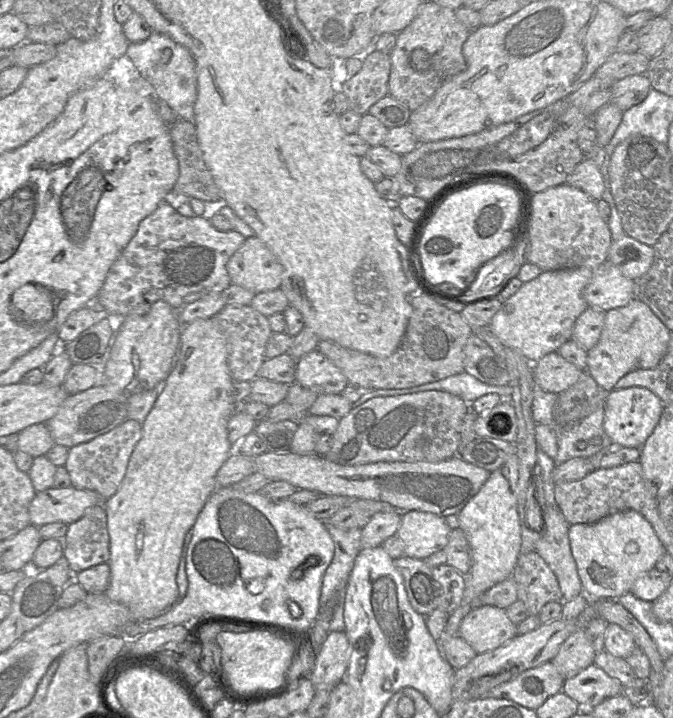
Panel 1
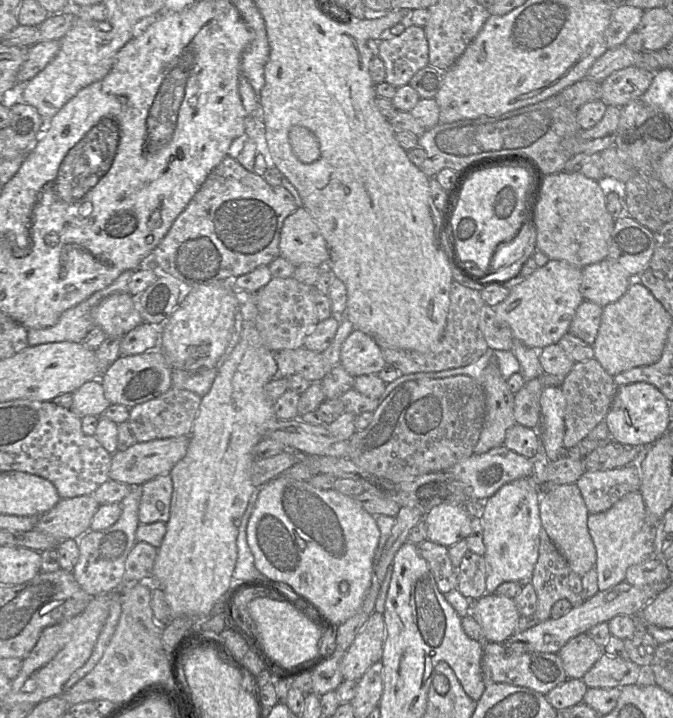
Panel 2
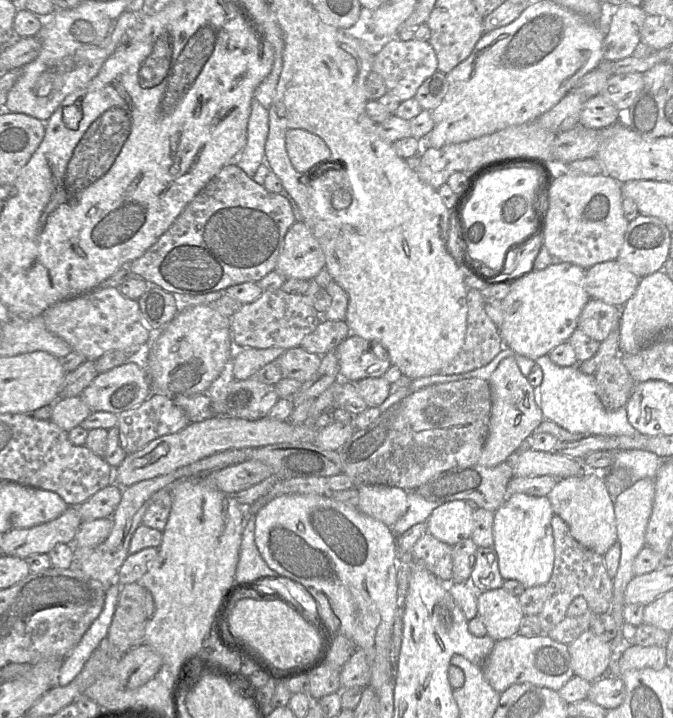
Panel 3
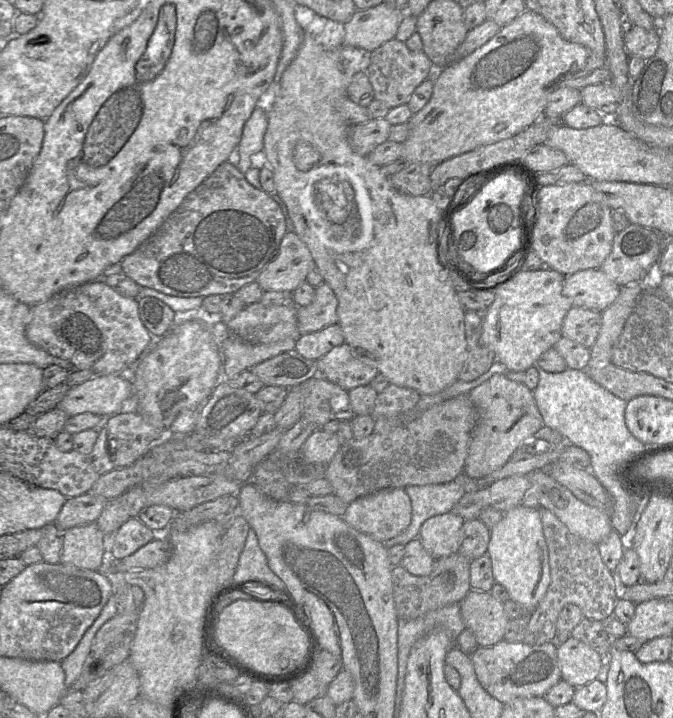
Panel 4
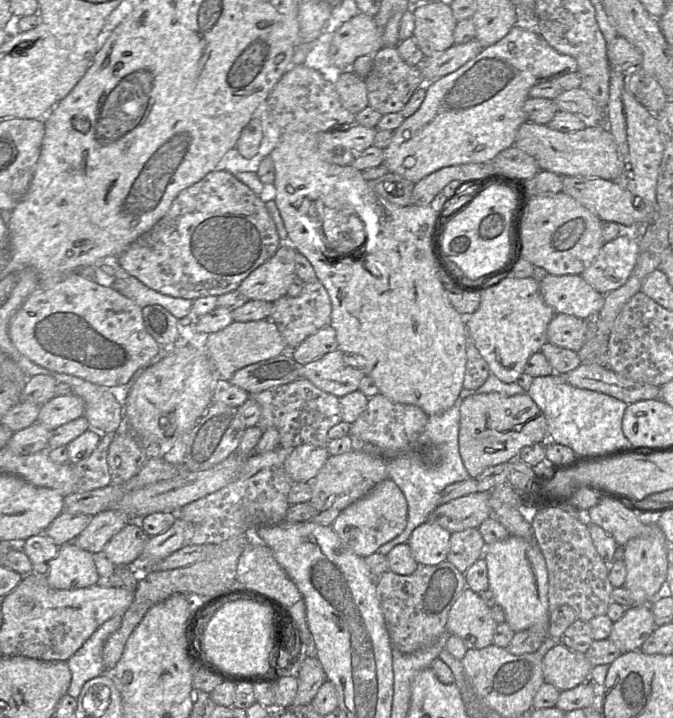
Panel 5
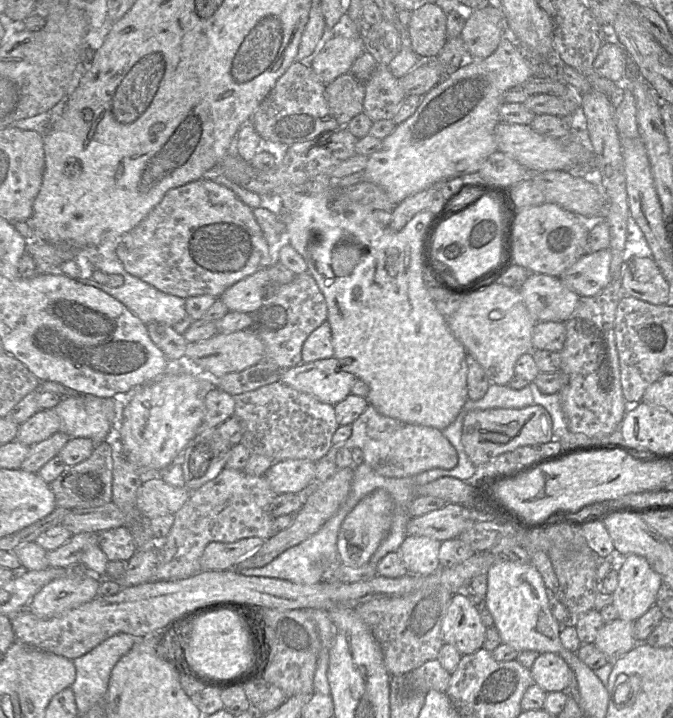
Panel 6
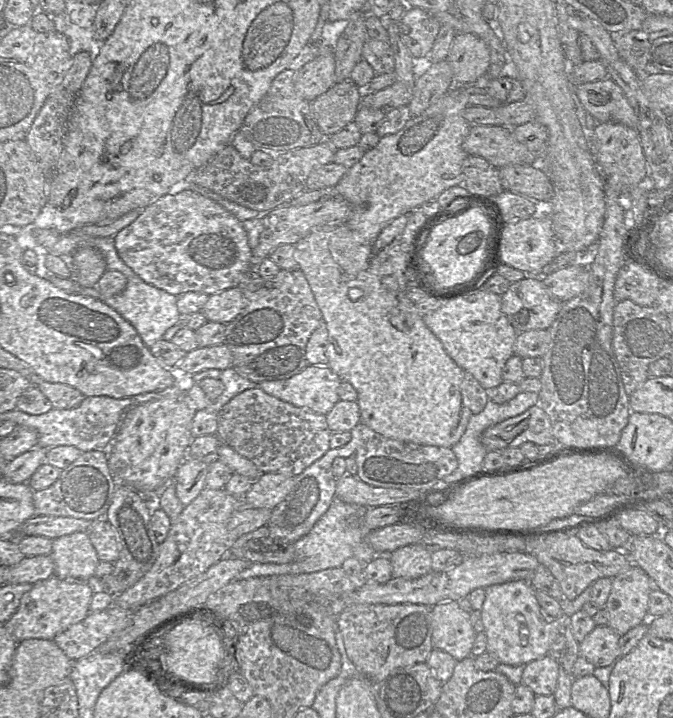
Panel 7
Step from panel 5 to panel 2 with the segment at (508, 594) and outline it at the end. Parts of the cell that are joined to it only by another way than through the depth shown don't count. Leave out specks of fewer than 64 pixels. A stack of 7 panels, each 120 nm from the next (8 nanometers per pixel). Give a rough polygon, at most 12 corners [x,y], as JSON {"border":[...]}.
{"border":[[505,484],[483,502],[487,594],[531,582],[541,491]]}

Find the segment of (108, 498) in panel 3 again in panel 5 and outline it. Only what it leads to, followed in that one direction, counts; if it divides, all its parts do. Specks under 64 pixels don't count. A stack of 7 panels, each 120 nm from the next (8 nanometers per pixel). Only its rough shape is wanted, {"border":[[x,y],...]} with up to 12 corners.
{"border":[[60,513],[45,530],[58,547],[73,541],[91,516]]}

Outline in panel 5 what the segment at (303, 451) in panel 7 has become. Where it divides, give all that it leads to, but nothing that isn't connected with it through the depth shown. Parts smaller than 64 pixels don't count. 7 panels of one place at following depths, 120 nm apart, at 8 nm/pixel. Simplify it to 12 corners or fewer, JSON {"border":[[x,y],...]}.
{"border":[[304,378],[252,394],[279,446],[327,446],[339,398]]}

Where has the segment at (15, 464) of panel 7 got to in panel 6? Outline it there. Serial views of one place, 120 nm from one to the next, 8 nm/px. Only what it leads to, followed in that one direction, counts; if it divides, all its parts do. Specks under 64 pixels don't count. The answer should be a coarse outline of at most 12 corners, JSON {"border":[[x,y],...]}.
{"border":[[58,431],[30,446],[20,468],[38,473],[70,439]]}

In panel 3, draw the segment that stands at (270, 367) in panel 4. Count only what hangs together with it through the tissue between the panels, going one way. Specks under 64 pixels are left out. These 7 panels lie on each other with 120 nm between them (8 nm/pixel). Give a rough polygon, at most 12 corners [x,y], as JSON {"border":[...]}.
{"border":[[302,347],[276,359],[283,378],[306,382],[322,356]]}

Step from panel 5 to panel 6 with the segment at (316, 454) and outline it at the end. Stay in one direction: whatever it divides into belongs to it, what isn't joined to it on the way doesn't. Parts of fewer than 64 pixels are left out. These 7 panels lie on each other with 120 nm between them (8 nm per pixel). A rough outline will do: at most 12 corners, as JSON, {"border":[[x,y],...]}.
{"border":[[277,461],[264,476],[276,495],[314,480],[315,462]]}

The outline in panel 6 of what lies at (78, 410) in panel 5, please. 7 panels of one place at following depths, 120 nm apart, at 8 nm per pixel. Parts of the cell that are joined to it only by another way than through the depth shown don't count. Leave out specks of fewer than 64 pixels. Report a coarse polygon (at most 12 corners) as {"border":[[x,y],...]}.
{"border":[[54,408],[20,424],[16,440],[32,446],[60,430]]}

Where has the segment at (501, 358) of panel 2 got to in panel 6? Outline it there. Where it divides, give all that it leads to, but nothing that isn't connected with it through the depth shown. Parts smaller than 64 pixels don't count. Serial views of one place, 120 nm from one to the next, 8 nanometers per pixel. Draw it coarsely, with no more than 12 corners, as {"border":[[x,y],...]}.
{"border":[[472,410],[461,442],[483,473],[500,454],[553,439],[548,411]]}

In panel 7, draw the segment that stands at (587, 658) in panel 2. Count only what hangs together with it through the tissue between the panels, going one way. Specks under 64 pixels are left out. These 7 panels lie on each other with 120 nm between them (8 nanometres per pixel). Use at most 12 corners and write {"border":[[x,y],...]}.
{"border":[[546,655],[527,663],[521,683],[553,695],[560,664]]}

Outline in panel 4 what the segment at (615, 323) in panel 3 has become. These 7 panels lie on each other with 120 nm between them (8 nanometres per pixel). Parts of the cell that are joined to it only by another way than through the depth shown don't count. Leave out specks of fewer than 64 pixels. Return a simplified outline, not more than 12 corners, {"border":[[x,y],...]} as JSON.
{"border":[[573,306],[562,337],[591,349],[601,312]]}

